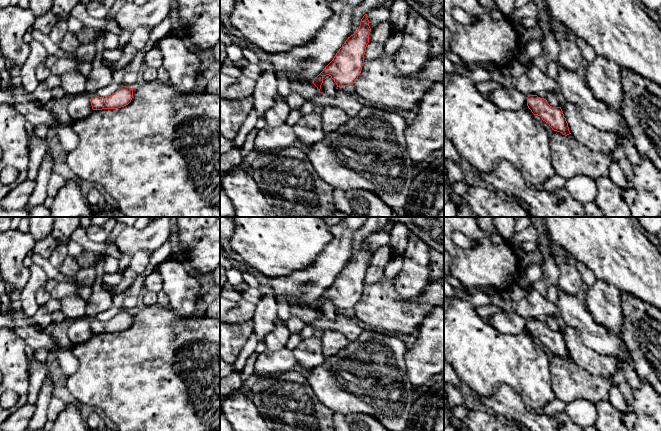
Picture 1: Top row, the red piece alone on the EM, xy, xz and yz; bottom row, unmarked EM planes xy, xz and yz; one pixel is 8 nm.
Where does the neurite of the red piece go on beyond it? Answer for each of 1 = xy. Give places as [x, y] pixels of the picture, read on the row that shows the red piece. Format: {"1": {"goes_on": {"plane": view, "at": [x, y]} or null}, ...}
{"1": {"goes_on": null}}

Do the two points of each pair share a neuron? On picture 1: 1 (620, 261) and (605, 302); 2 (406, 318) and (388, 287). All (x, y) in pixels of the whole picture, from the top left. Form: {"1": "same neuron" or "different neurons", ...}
{"1": "different neurons", "2": "same neuron"}

